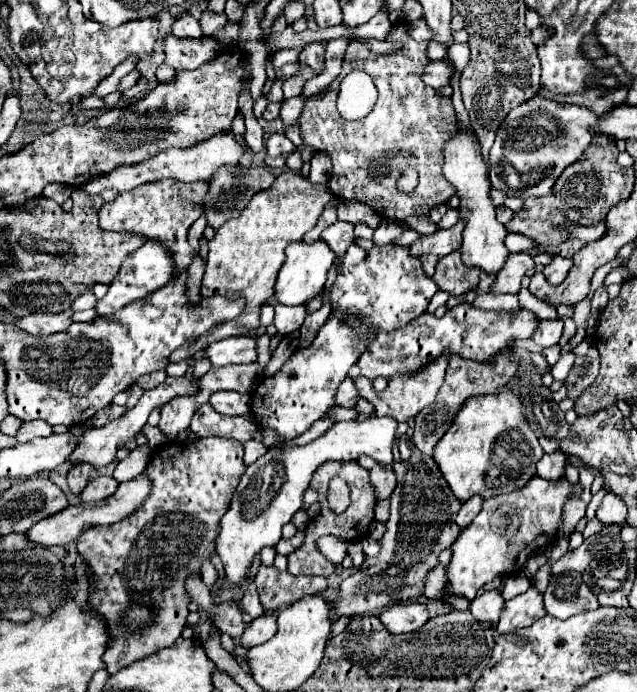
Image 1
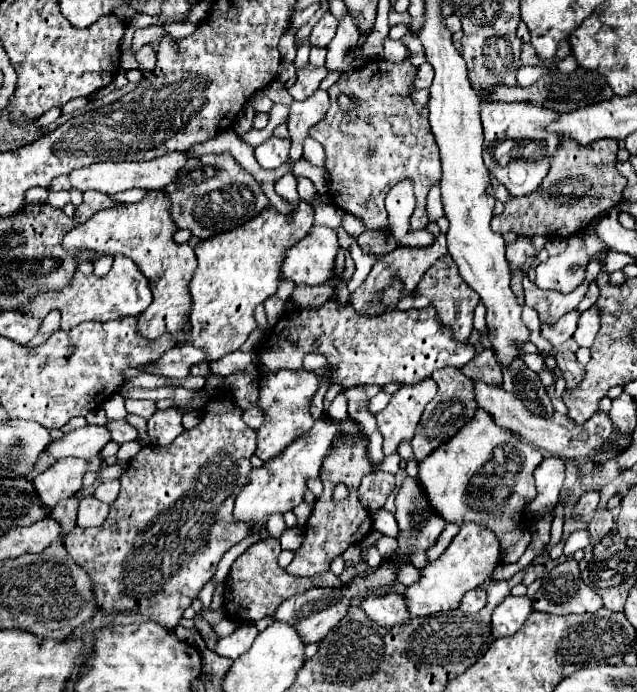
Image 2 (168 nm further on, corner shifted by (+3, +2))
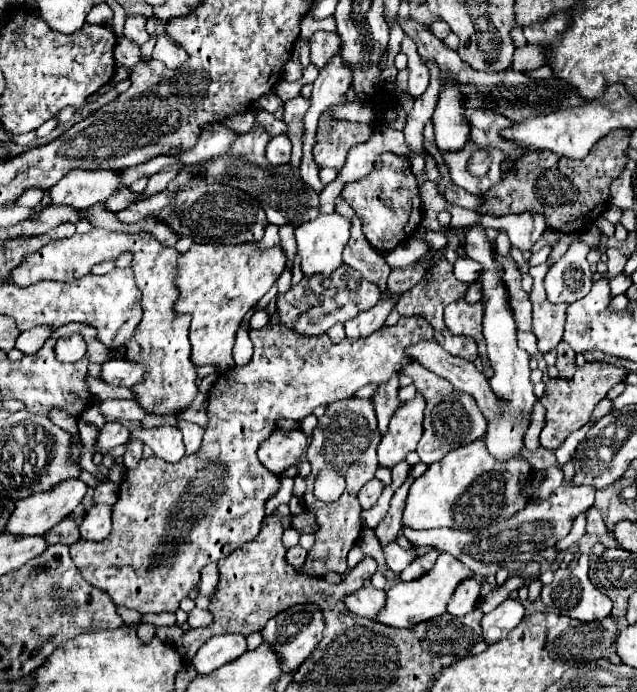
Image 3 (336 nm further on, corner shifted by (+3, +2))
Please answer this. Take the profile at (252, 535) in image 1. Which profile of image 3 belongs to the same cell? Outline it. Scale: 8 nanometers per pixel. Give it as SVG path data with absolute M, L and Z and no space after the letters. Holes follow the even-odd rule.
M255 307L245 315L243 325L241 325L239 333L237 333L237 343L235 343L235 349L233 349L235 365L245 365L245 363L249 363L249 357L251 357L251 353L253 353L253 343L251 343L249 333L247 333L247 323L249 323L254 312Z

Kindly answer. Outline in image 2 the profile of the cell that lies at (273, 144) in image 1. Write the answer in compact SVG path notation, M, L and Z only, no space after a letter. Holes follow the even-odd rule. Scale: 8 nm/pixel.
M271 137L263 145L255 147L255 159L263 169L277 169L287 161L289 149L291 149L291 139Z

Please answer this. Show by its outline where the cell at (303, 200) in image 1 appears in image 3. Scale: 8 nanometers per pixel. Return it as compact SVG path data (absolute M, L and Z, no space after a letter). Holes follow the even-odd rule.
M193 243L187 253L179 257L179 275L177 275L177 287L181 287L181 295L175 303L177 313L191 313L191 329L189 329L189 341L191 341L191 359L195 365L215 365L219 371L229 371L233 363L231 349L235 345L235 335L239 331L239 325L247 311L253 309L253 305L273 287L277 277L285 269L285 253L281 245L261 249L257 243L247 245L197 245Z

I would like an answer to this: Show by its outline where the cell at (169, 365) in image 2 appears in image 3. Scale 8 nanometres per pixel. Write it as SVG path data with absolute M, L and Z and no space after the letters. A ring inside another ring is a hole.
M125 359L107 361L101 369L101 377L107 383L125 385L125 387L137 385L137 381L141 381L141 373L145 373L145 369L141 369L141 365L133 365L133 361L125 361Z

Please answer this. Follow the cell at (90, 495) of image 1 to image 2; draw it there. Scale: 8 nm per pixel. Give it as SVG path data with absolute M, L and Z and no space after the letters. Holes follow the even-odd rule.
M81 497L79 501L79 515L77 525L79 527L99 527L105 523L109 515L109 505L97 501L95 497Z

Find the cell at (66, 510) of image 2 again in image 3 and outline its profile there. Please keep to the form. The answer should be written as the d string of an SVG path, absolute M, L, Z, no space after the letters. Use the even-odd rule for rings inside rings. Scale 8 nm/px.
M67 517L65 521L61 521L61 525L55 525L53 529L49 529L49 533L45 533L45 539L49 545L53 543L71 545L79 539L79 525L75 523L73 517Z

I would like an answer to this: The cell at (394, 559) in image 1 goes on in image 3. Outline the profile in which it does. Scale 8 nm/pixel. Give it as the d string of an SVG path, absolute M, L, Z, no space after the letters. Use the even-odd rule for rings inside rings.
M303 603L303 605L291 605L289 609L281 611L273 619L269 619L269 623L261 631L261 635L281 655L283 673L289 673L289 671L295 671L309 657L309 653L313 653L315 645L323 637L323 629L325 629L325 617L323 617L321 609L317 609L317 605Z

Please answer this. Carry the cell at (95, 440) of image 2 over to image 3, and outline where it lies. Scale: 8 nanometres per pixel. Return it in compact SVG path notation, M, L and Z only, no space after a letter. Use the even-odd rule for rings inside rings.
M117 421L105 423L105 427L101 427L101 431L95 439L95 447L101 451L109 451L115 445L123 445L129 439L129 435L131 435L131 431L125 425L121 425Z

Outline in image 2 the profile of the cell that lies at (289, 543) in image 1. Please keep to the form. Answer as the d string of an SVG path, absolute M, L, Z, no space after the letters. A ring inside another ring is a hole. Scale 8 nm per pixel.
M293 527L293 529L285 529L283 535L281 535L281 549L289 549L289 551L295 551L303 541L303 531L299 527Z

